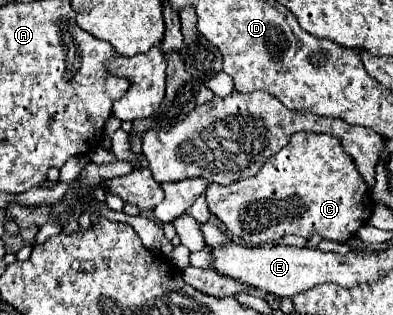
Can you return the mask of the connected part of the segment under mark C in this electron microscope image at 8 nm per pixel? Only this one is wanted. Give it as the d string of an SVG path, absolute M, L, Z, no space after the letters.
M311 132L293 134L289 144L271 156L257 176L231 186L209 184L205 198L209 212L249 246L273 244L287 234L305 238L319 234L327 240L347 242L363 222L369 222L375 206L363 176L339 140Z

